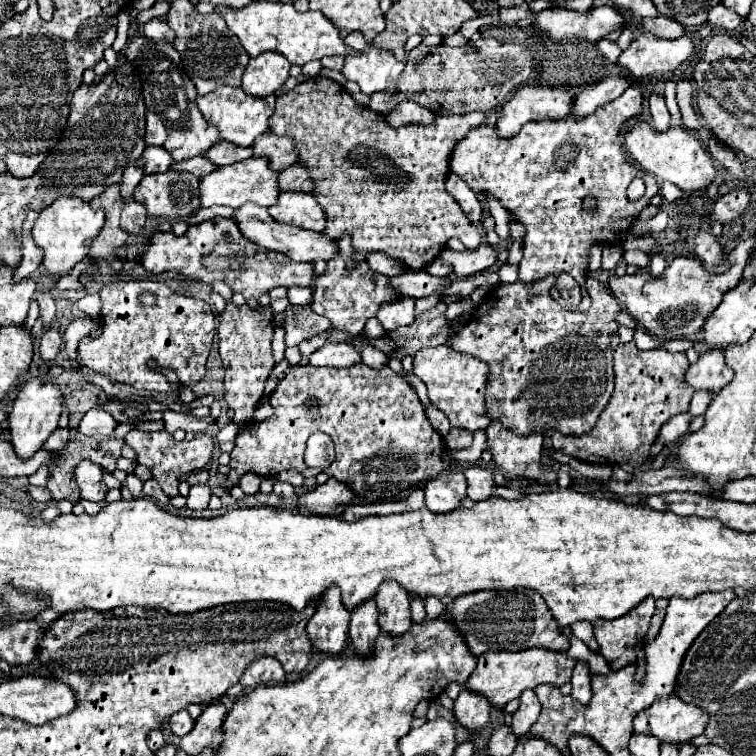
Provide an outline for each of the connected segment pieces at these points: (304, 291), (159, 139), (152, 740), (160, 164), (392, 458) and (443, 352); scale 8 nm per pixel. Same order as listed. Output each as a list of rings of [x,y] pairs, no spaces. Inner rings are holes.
[[[291,287],[289,289],[291,305],[305,305],[305,303],[309,303],[311,295],[313,295],[311,287]]]
[[[151,111],[145,117],[145,145],[163,145],[167,139],[167,131],[165,125],[161,123],[161,119],[157,119],[157,115],[153,115]]]
[[[161,727],[149,732],[149,734],[147,736],[147,745],[153,752],[156,752],[161,747],[163,747],[165,744],[166,744],[166,742],[163,738],[163,733],[162,733]]]
[[[147,147],[143,151],[143,159],[145,159],[145,173],[165,173],[175,163],[163,147]]]
[[[363,363],[349,369],[333,369],[333,367],[313,367],[313,365],[301,365],[291,367],[285,377],[277,383],[277,389],[269,397],[271,407],[275,409],[275,415],[265,421],[249,421],[241,427],[235,449],[231,451],[231,473],[227,475],[225,487],[231,489],[239,485],[239,479],[245,473],[257,473],[261,477],[273,477],[279,471],[285,469],[297,469],[303,477],[317,475],[319,469],[307,467],[303,461],[303,449],[309,439],[309,435],[323,431],[331,435],[335,443],[335,461],[333,461],[333,477],[337,477],[343,483],[349,483],[353,491],[359,497],[367,497],[367,503],[385,503],[403,499],[409,495],[409,491],[421,483],[427,481],[441,471],[451,471],[455,463],[443,463],[441,455],[445,453],[445,443],[437,431],[433,431],[431,423],[427,421],[425,411],[421,409],[421,401],[417,393],[411,389],[411,385],[403,379],[403,375],[393,373],[389,367],[383,369],[371,369]],[[317,399],[317,409],[309,411],[307,401]]]
[[[449,345],[433,347],[433,349],[421,349],[413,359],[413,373],[427,385],[431,403],[447,415],[451,421],[451,427],[459,427],[465,431],[477,431],[487,429],[491,419],[487,415],[485,407],[485,385],[489,367],[471,355],[463,355]]]

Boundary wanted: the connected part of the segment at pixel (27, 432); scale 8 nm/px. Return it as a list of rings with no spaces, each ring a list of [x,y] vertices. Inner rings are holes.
[[[31,377],[23,383],[17,401],[13,405],[13,411],[9,415],[11,423],[11,445],[17,451],[17,457],[29,459],[35,451],[39,451],[45,443],[45,439],[57,429],[59,415],[63,409],[63,393],[59,385],[49,377]]]

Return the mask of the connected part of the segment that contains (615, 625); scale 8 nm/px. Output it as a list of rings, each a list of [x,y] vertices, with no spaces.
[[[645,599],[629,615],[623,615],[611,623],[601,623],[601,627],[595,629],[599,653],[613,671],[637,661],[637,647],[641,647],[647,639],[653,611],[655,599]]]

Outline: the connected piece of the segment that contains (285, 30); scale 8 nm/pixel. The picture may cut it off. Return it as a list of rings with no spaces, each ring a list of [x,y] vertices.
[[[253,1],[243,9],[217,7],[217,13],[227,21],[229,29],[239,37],[249,57],[257,57],[263,51],[277,51],[285,55],[291,61],[291,65],[305,65],[307,61],[323,59],[331,55],[341,55],[341,57],[357,55],[355,49],[343,43],[339,29],[321,11],[297,13],[295,7],[289,3]]]

